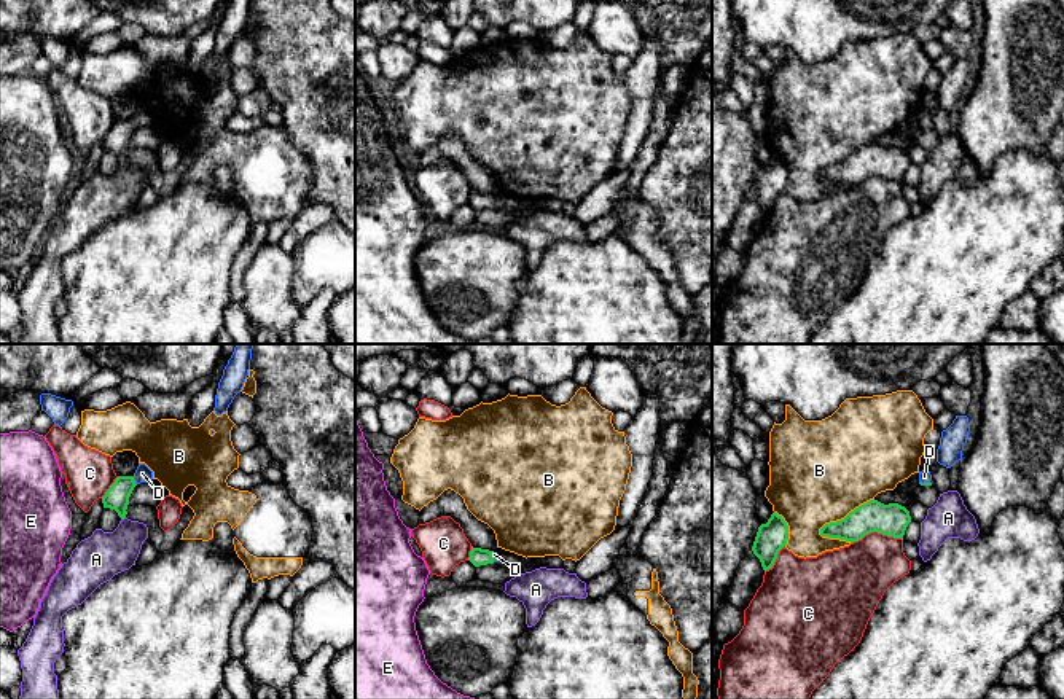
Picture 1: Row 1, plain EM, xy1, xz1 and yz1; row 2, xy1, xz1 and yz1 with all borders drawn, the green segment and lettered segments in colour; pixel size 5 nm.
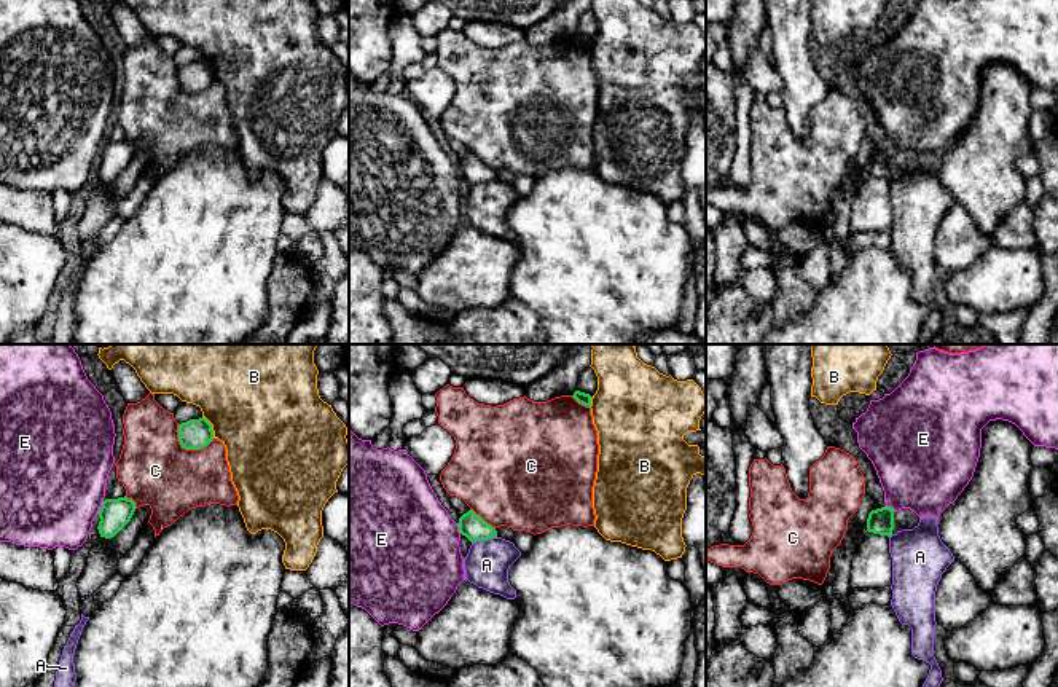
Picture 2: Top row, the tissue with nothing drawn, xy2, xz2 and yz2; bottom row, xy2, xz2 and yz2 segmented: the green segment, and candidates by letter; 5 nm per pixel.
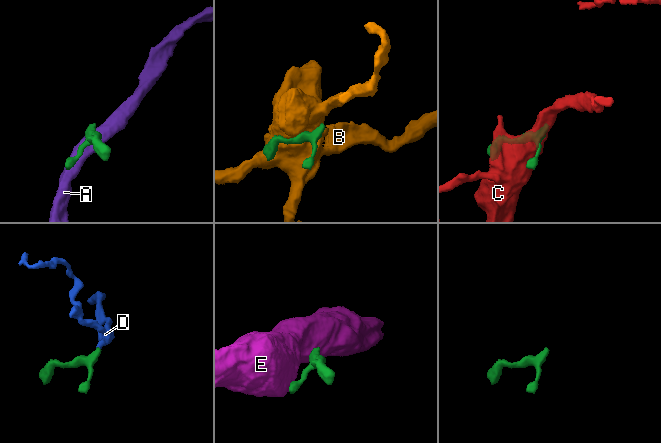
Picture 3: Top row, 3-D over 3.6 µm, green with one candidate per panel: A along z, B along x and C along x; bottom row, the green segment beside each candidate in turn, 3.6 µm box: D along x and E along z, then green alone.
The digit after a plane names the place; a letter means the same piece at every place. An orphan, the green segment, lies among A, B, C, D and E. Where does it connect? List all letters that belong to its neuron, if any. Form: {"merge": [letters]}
{"merge": ["D"]}

